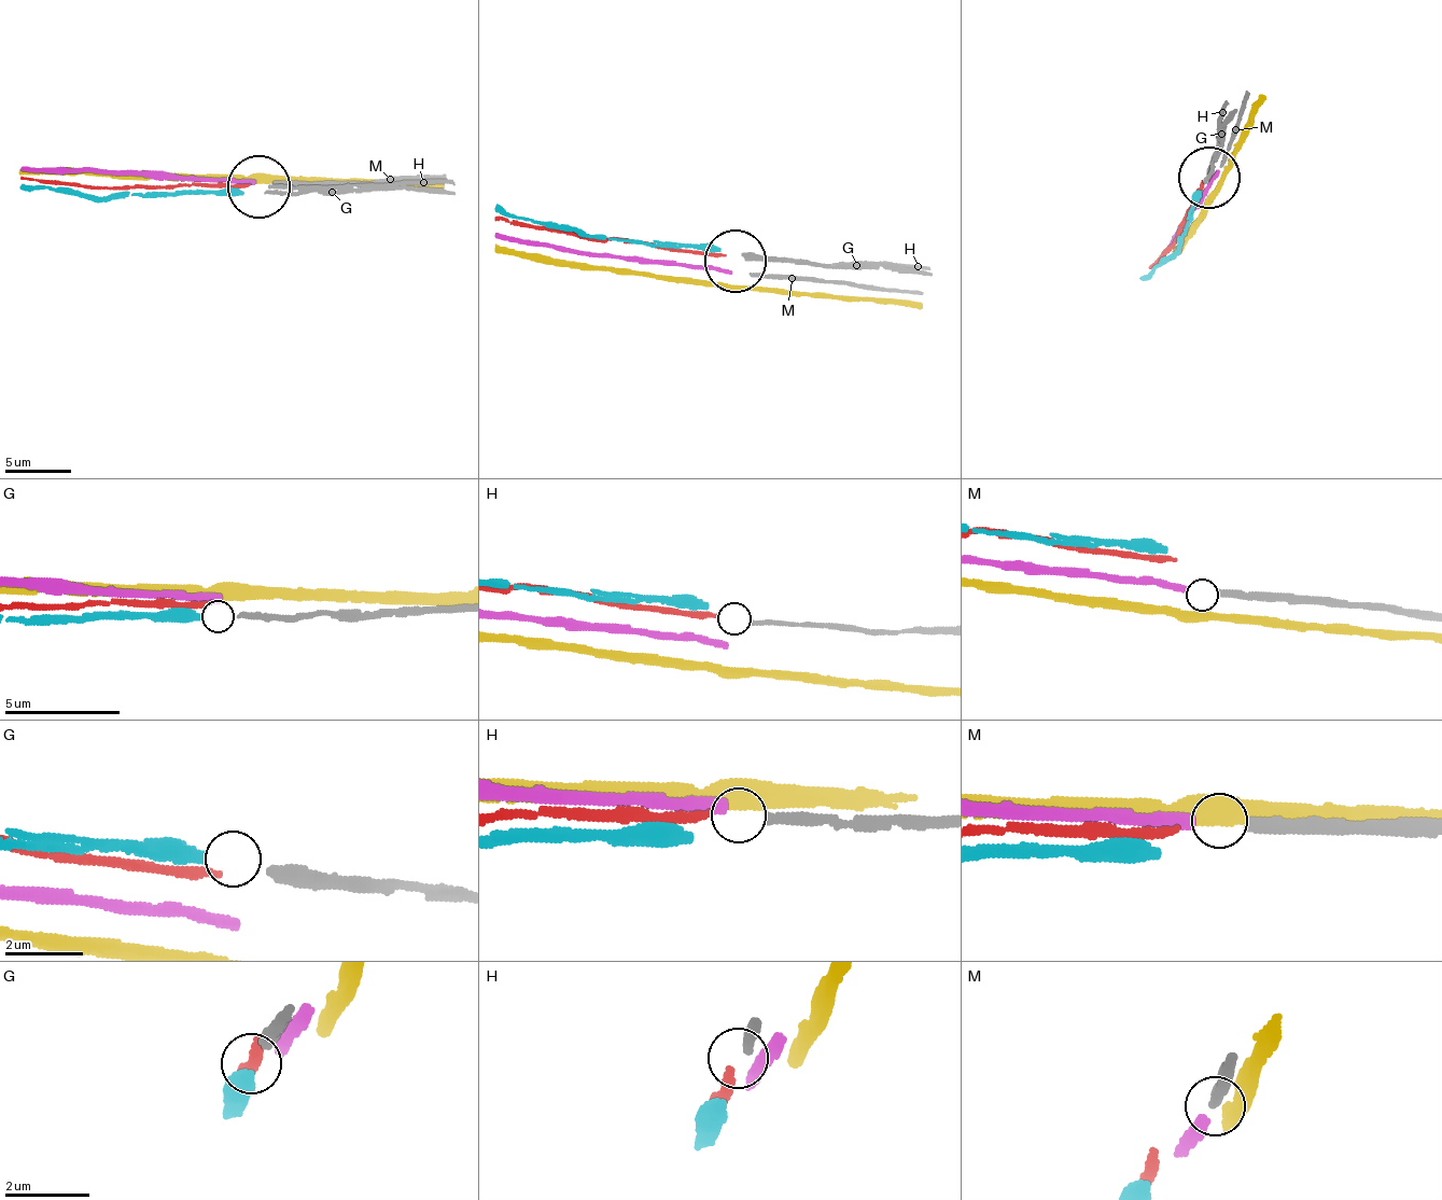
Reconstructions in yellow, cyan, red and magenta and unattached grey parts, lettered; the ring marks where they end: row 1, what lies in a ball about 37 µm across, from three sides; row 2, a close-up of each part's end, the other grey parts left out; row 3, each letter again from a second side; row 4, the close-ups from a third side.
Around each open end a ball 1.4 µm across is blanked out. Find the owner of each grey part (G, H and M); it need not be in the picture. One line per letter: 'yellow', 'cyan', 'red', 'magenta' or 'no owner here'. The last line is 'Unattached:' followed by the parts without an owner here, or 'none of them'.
G: cyan
H: red
M: magenta
Unattached: none of them

